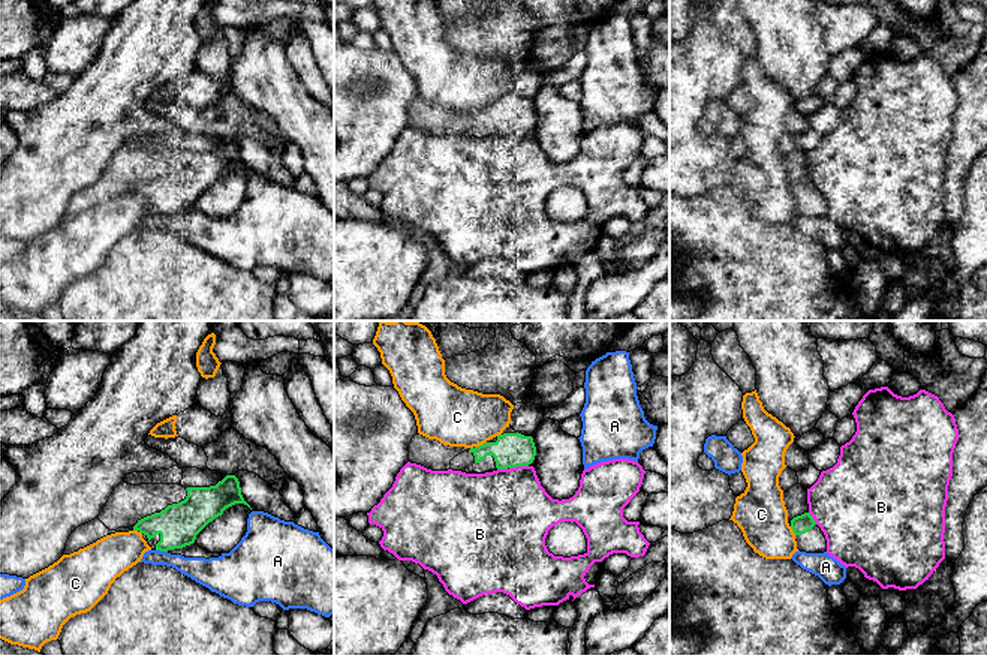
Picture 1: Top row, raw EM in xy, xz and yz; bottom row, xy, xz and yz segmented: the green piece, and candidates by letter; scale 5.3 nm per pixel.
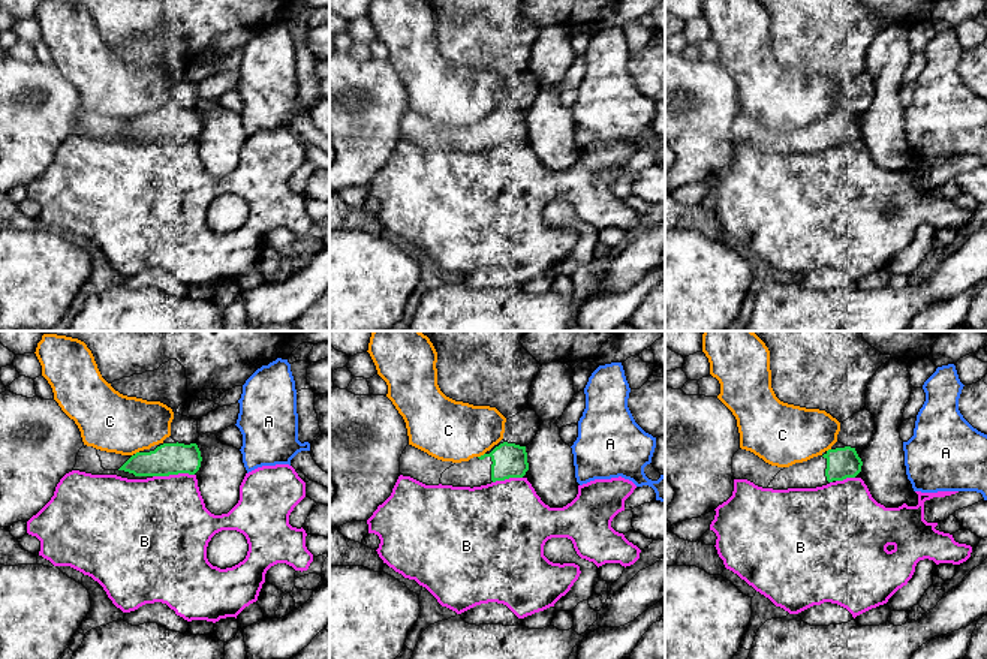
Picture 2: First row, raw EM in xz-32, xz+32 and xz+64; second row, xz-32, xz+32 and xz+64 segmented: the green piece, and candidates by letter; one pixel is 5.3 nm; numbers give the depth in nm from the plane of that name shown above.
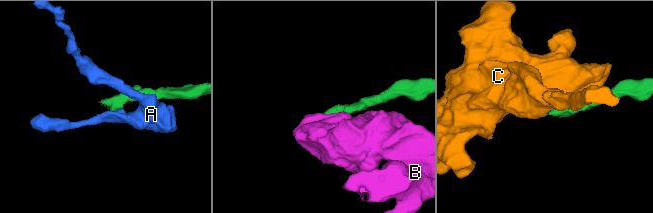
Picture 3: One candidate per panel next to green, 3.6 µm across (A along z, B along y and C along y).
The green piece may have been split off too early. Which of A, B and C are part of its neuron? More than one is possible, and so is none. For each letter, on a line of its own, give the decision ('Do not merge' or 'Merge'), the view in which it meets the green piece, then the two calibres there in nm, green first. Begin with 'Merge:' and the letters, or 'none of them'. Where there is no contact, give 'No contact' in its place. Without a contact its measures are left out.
Merge: none of them
A: Do not merge. Touches green in xy. Thickness 220 nm (green) against 140 nm
B: Do not merge. Touches green in xz. Thickness 190 nm (green) against 440 nm
C: Do not merge. Touches green in xz. Thickness 190 nm (green) against 320 nm

